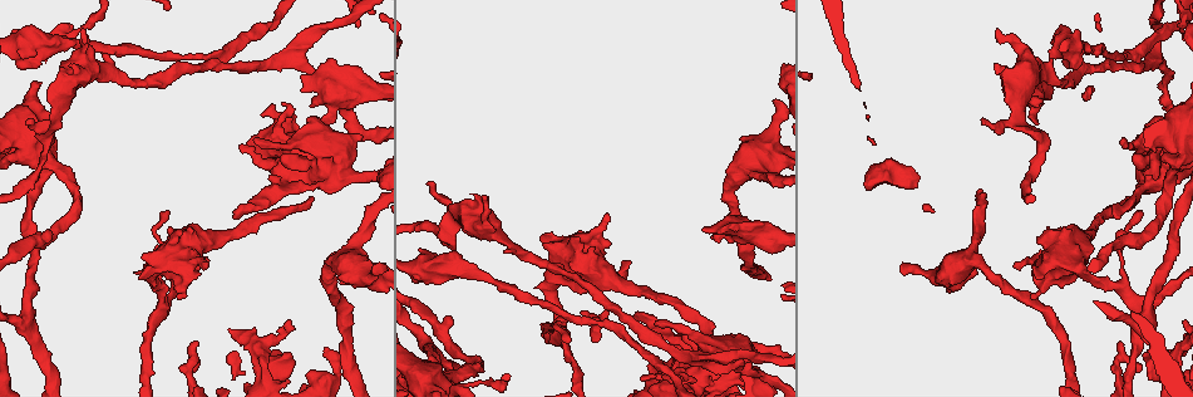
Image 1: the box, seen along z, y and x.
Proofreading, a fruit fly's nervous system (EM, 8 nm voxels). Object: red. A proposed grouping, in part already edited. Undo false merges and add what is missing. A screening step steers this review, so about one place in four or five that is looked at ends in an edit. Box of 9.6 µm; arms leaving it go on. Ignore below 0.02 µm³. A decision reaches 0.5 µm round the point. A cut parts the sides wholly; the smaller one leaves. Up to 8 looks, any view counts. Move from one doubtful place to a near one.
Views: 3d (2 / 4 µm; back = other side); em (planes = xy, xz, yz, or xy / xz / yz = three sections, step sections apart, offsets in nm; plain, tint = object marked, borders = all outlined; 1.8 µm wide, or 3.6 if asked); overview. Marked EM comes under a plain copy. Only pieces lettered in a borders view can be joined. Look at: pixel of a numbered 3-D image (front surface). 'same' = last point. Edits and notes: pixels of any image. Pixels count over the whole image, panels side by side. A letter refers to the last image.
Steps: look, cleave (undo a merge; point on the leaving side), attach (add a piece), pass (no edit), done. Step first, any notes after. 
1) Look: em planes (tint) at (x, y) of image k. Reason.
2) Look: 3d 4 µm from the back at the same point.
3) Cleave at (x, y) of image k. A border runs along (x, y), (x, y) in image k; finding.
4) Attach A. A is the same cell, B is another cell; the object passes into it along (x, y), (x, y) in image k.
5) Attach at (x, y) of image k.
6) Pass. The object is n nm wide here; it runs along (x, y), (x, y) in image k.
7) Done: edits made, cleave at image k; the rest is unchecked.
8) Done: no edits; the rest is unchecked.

Look: 3d 2 µm at (266, 381) of image 1. Sharp bend.

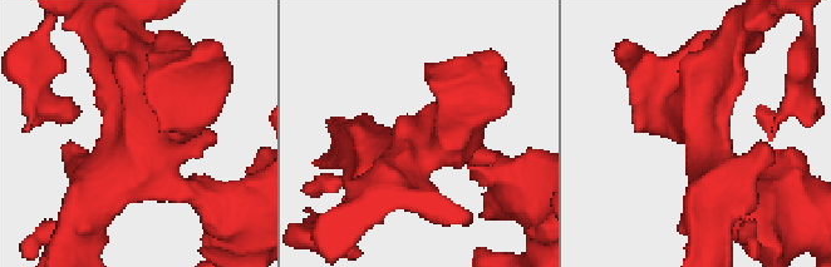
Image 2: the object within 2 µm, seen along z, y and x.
Look: em yz step 4 (tint) at (421, 139) of image 2. Now the EM.

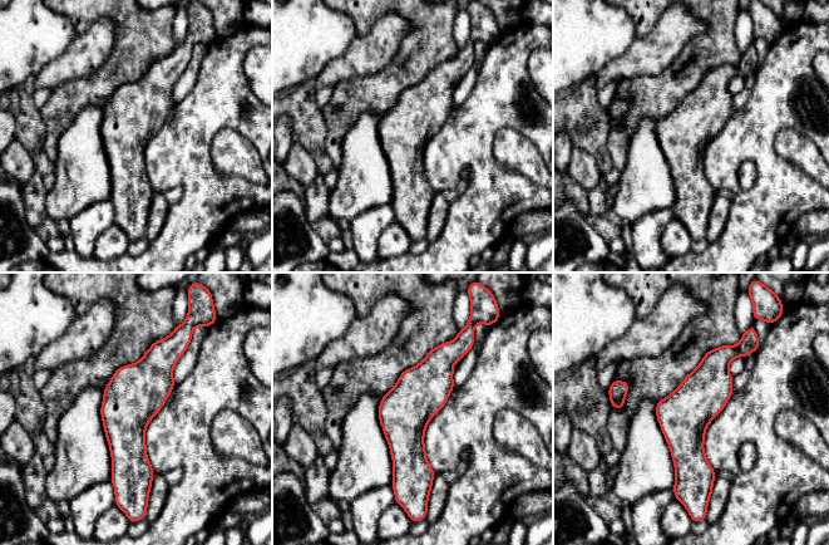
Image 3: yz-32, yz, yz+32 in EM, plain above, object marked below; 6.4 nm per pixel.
Look: em planes (borders) at the same point. Another direction.

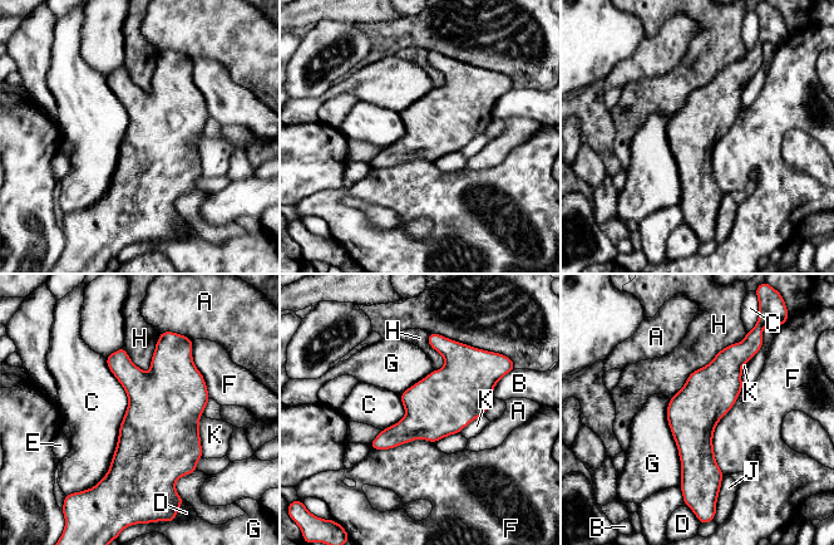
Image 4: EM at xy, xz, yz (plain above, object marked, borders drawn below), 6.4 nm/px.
Pass. A, B, C, D, E, F, G, H, J and K are other cells; all the same neuron.

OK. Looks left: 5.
Look: em planes (borders) at (350, 131) of image 1. Thin arm on a thick one.

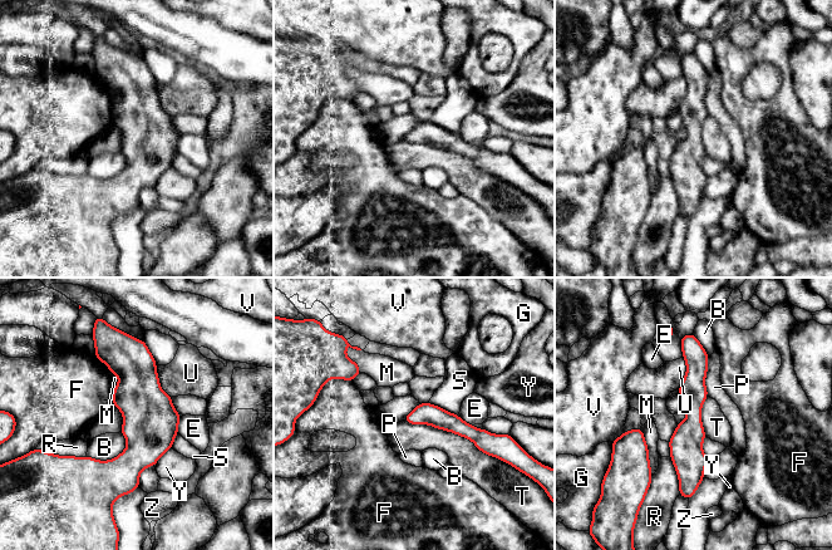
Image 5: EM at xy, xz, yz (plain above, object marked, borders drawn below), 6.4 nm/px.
Pass. The object is 140 nm wide here; B, E, F, G, M, P, R, S, T, U, V, Y and Z are other cells; one neuron here.

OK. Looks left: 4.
Look: em planes (borders) at (235, 219) of image 1. Free end.

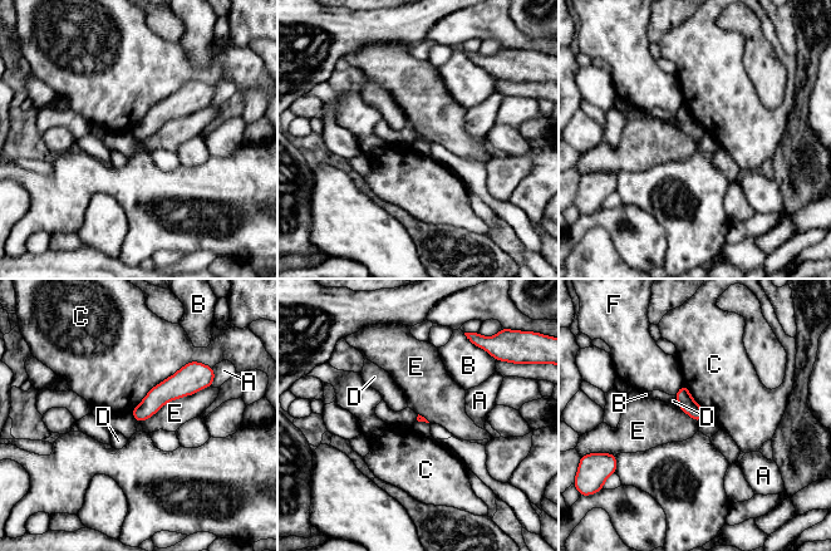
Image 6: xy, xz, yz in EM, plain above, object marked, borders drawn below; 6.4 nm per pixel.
Pass. A, B, C, D, E and F are other cells; it runs along (201, 380), (163, 392), (136, 414) in image 6; no lettered piece goes on from it.

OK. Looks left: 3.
Done: no edits; the rest is unchecked.

